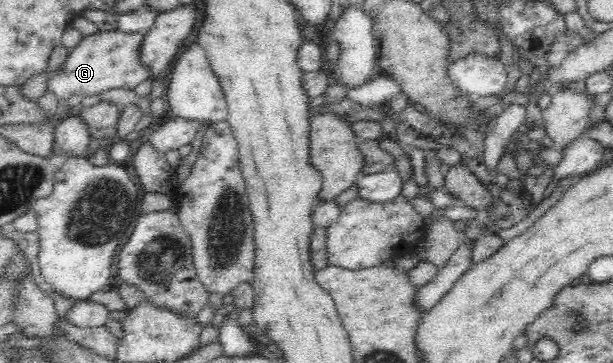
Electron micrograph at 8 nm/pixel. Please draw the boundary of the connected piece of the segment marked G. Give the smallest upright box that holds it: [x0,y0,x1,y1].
[46,30,149,101]

